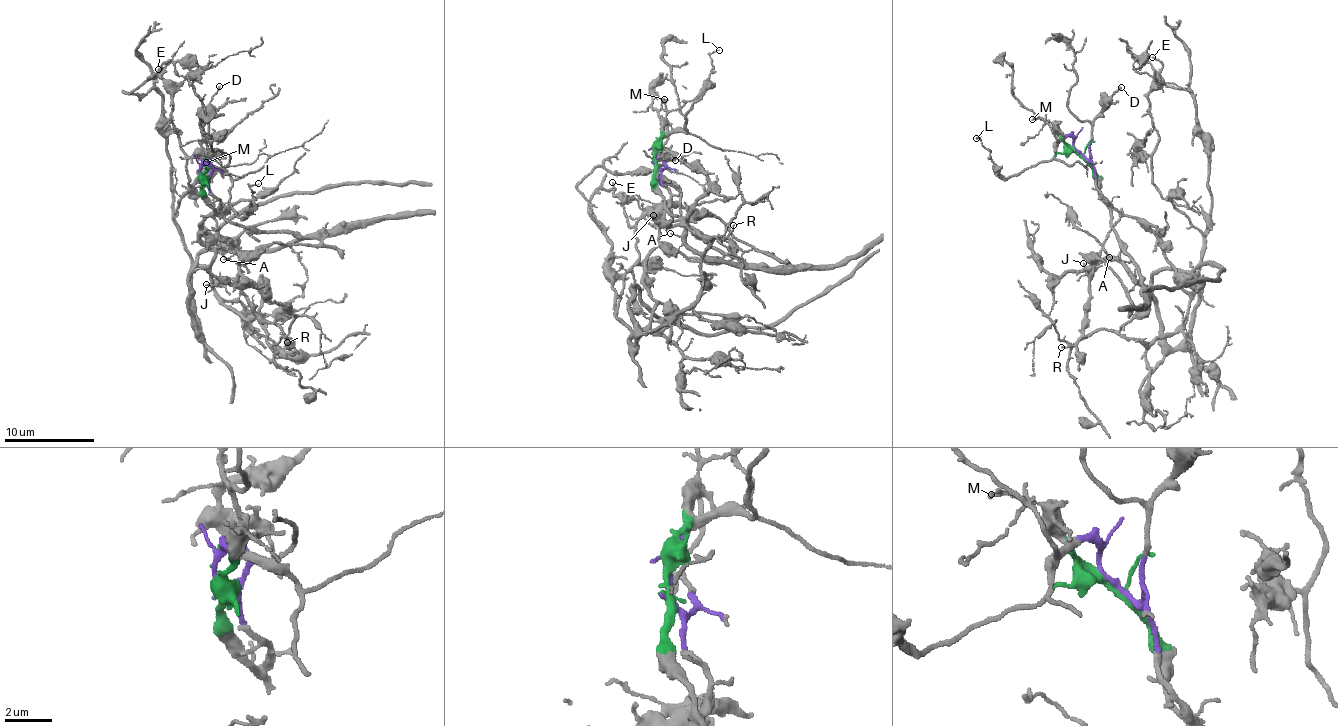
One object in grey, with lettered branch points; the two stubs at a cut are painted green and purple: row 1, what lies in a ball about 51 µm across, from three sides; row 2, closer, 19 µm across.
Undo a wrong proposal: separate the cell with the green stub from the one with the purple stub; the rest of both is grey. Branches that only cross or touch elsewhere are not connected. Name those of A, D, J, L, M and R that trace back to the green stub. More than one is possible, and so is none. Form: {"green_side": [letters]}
{"green_side": ["A", "J", "M", "R"]}

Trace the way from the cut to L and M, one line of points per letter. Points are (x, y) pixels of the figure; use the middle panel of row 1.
L: (654, 158), (653, 148), (658, 142), (686, 130), (686, 112), (699, 98), (712, 71), (710, 55), (719, 49)
M: (654, 158), (655, 144), (665, 116), (663, 98)

